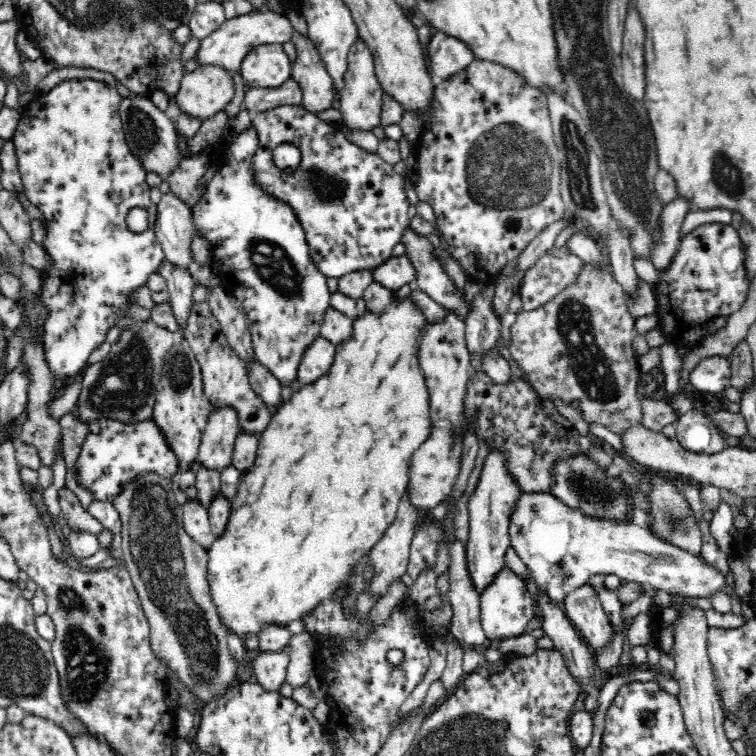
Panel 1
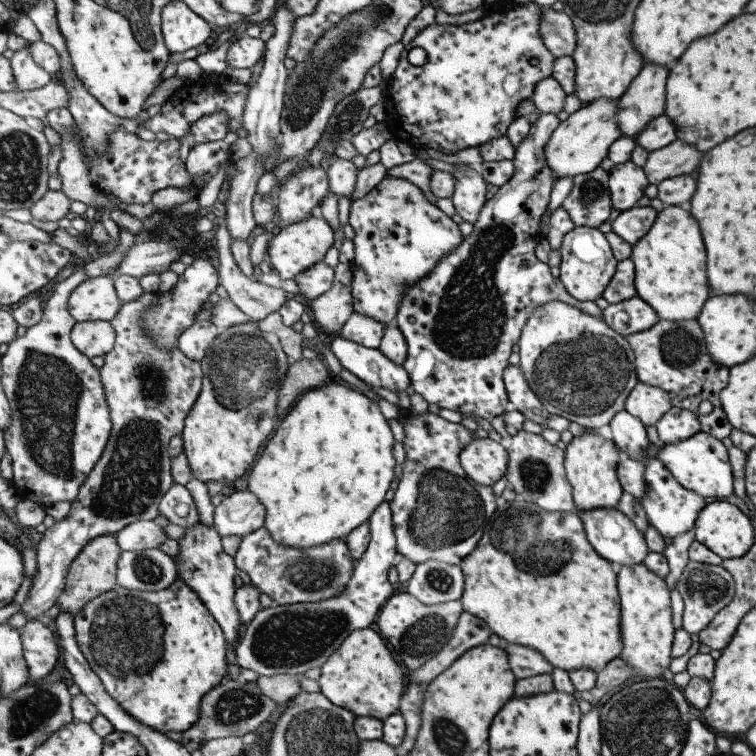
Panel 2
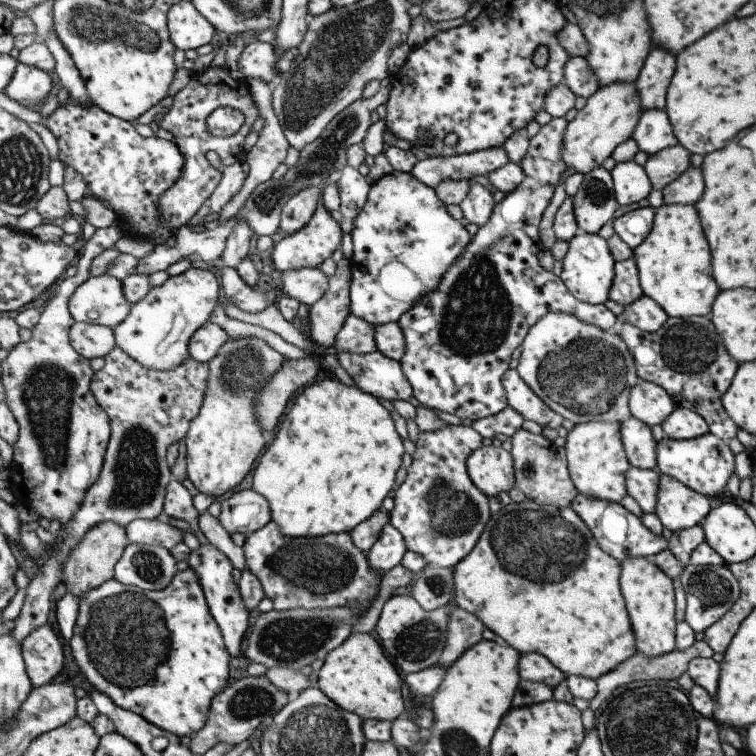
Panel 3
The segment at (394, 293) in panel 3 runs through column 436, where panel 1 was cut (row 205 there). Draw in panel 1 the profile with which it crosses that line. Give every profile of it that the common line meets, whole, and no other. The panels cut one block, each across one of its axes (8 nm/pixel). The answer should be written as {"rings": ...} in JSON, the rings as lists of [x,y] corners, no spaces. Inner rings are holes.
{"rings":[[[252,122],[247,127],[236,131],[235,133],[225,133],[225,128],[222,136],[218,141],[206,147],[202,153],[209,153],[210,167],[214,166],[216,168],[216,174],[212,176],[212,180],[208,182],[206,186],[206,192],[200,196],[200,200],[194,204],[191,208],[192,212],[192,237],[200,237],[204,239],[209,245],[209,256],[214,262],[216,262],[216,276],[220,280],[221,286],[225,286],[228,291],[230,291],[235,298],[242,304],[242,309],[246,313],[248,318],[248,328],[251,332],[251,341],[254,356],[266,368],[270,369],[270,372],[281,382],[282,386],[287,386],[290,382],[296,379],[296,371],[298,365],[300,364],[300,359],[307,349],[307,346],[318,337],[321,336],[321,322],[324,320],[324,314],[326,310],[331,307],[331,296],[333,295],[330,290],[328,290],[328,284],[326,280],[328,277],[324,275],[320,268],[316,267],[316,263],[312,261],[312,254],[309,250],[309,245],[307,242],[307,237],[300,223],[300,219],[294,213],[292,206],[289,206],[287,202],[279,200],[276,196],[273,196],[268,190],[265,190],[263,186],[257,182],[257,174],[255,173],[255,162],[254,156],[256,150],[260,147],[260,139],[258,139],[258,129],[252,125]]]}

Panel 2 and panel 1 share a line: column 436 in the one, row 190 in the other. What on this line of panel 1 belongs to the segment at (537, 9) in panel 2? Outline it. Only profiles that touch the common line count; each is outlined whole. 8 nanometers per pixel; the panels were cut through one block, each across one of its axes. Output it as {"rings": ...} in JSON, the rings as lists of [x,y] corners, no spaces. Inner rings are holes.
{"rings":[[[70,78],[70,80],[62,80],[60,84],[56,84],[54,88],[43,94],[39,94],[35,102],[28,105],[21,111],[21,117],[16,125],[13,141],[17,154],[17,166],[22,180],[22,189],[30,203],[37,207],[44,216],[43,225],[46,230],[46,238],[42,243],[42,247],[50,256],[50,262],[47,267],[41,271],[41,279],[44,283],[40,292],[45,298],[45,304],[50,308],[49,320],[44,322],[44,336],[42,338],[42,349],[45,352],[45,360],[50,372],[64,383],[69,383],[76,374],[80,373],[84,364],[88,362],[90,354],[106,340],[108,331],[120,323],[120,308],[126,306],[128,302],[134,302],[132,292],[140,286],[146,285],[148,276],[157,272],[164,256],[164,250],[156,238],[156,219],[157,205],[153,204],[150,199],[151,188],[147,187],[146,177],[148,171],[144,169],[143,162],[132,153],[127,143],[127,136],[123,131],[123,124],[119,117],[117,108],[123,91],[113,88],[102,82],[102,80],[94,80],[94,78]],[[139,207],[146,209],[149,213],[148,228],[142,233],[133,233],[128,228],[126,218],[132,208]]]}

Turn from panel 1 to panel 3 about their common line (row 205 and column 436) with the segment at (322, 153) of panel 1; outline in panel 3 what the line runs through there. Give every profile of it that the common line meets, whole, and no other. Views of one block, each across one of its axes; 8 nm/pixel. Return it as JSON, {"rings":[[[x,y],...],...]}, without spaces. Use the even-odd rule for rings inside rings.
{"rings":[[[558,117],[541,126],[539,132],[530,139],[528,156],[521,164],[526,175],[525,181],[514,192],[505,194],[503,200],[496,204],[492,218],[478,228],[466,252],[448,269],[436,291],[427,294],[399,320],[398,324],[406,339],[406,354],[400,364],[420,405],[472,422],[500,415],[510,406],[504,386],[504,375],[510,370],[509,362],[515,358],[516,351],[523,345],[531,328],[552,311],[577,316],[605,331],[612,332],[618,328],[620,319],[607,306],[578,300],[560,276],[547,272],[539,264],[537,256],[543,249],[539,232],[543,212],[551,204],[555,186],[559,184],[563,172],[568,169],[562,160],[568,124],[565,118]]]}

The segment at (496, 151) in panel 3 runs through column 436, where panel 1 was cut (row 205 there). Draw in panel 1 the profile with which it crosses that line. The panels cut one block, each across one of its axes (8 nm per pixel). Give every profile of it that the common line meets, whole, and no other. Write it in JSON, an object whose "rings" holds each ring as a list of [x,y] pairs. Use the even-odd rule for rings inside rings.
{"rings":[[[174,192],[162,194],[157,204],[156,238],[164,250],[168,261],[194,268],[190,256],[192,237],[192,212],[187,203]]]}

